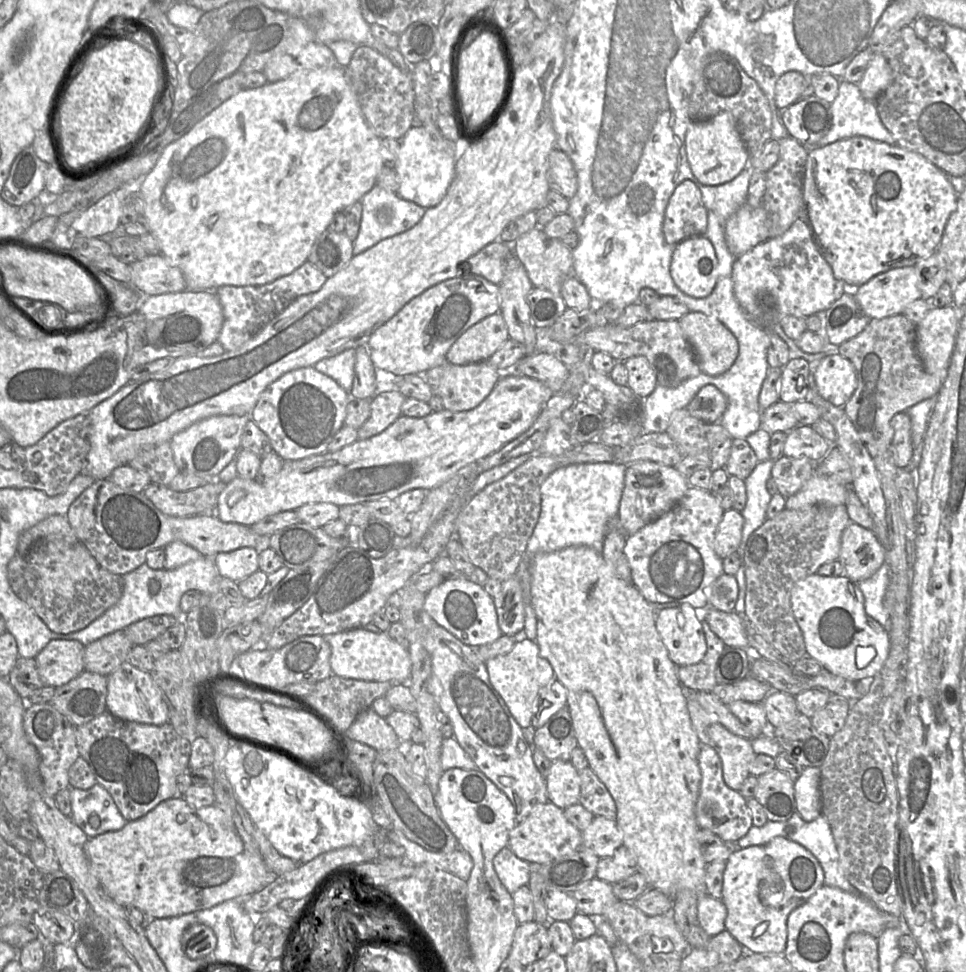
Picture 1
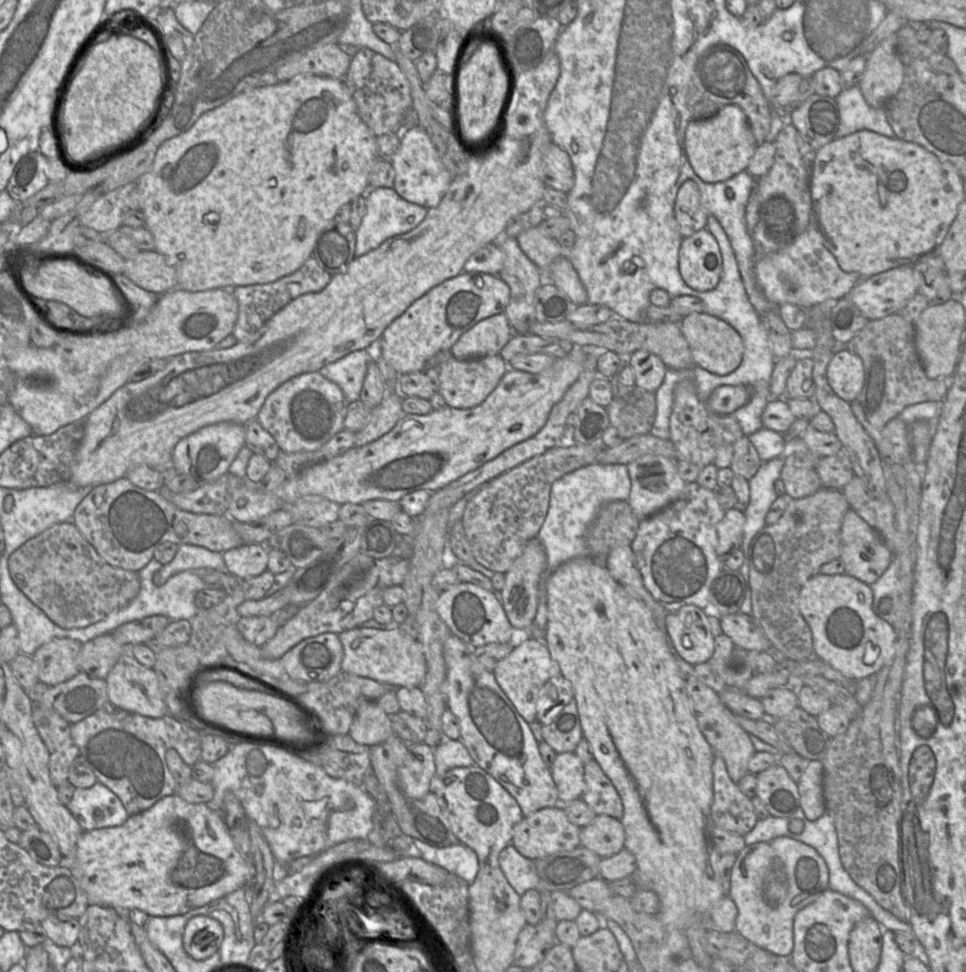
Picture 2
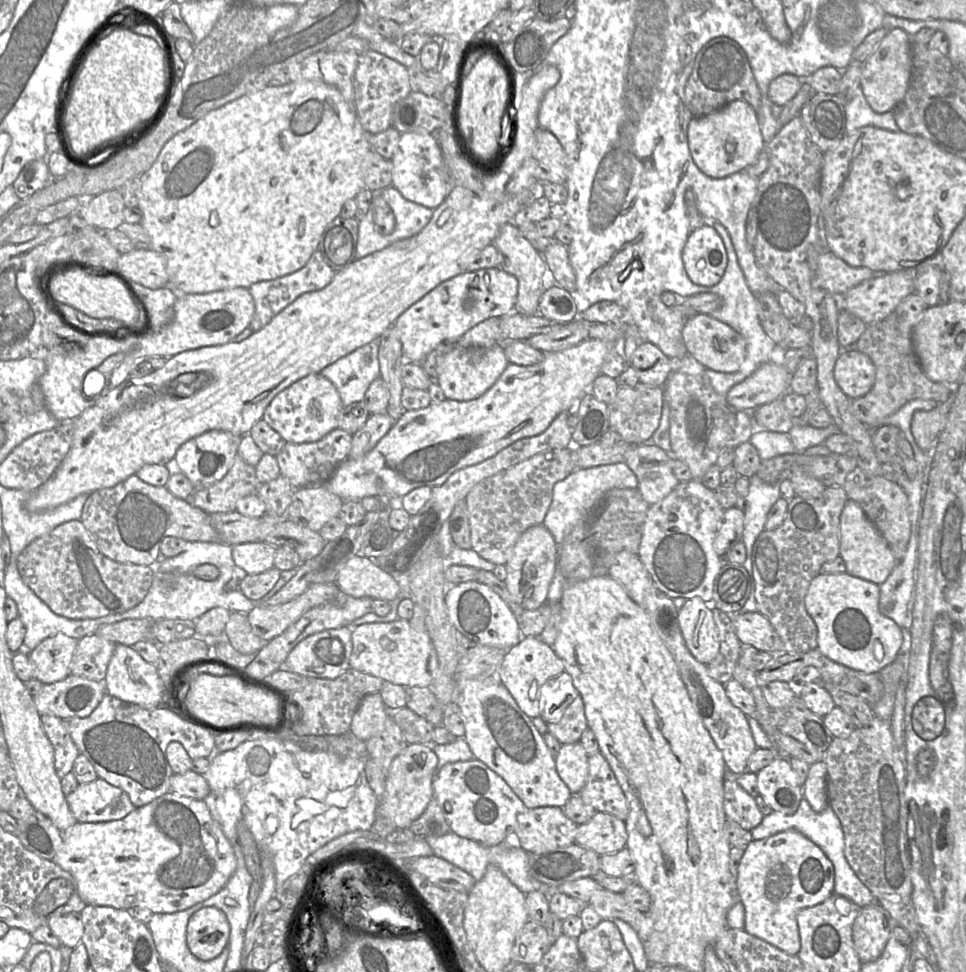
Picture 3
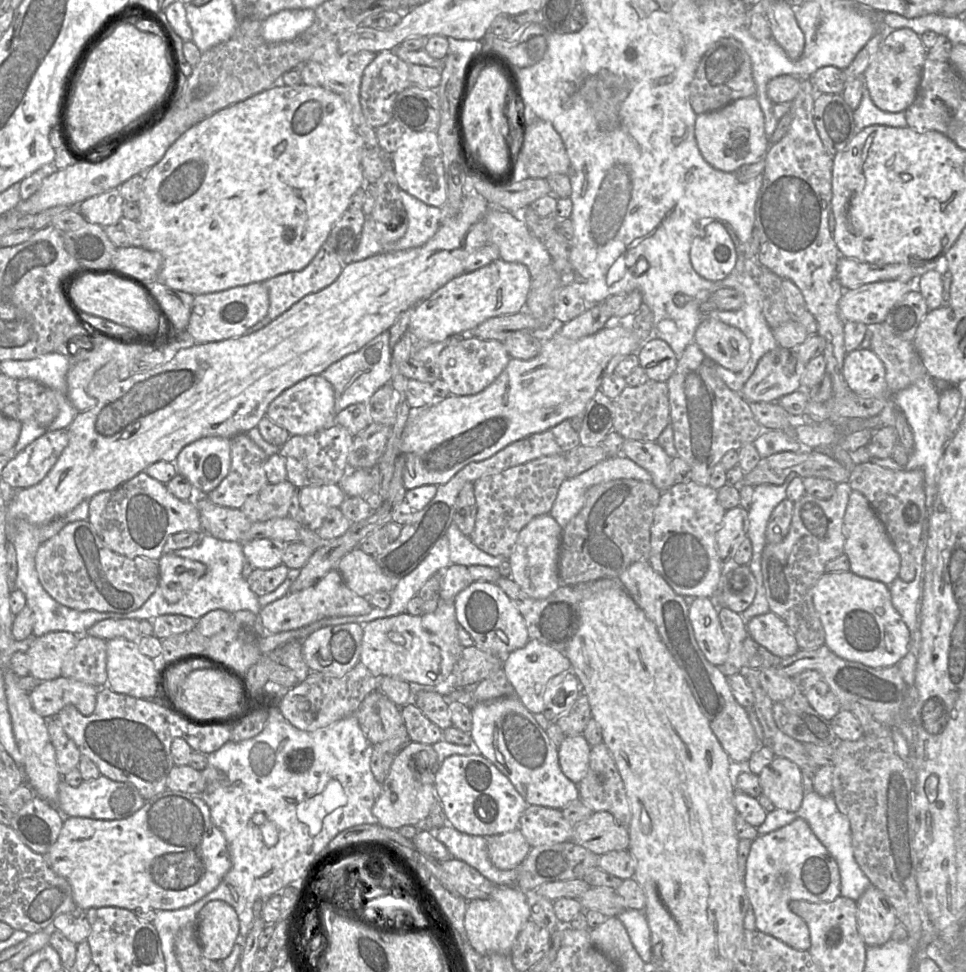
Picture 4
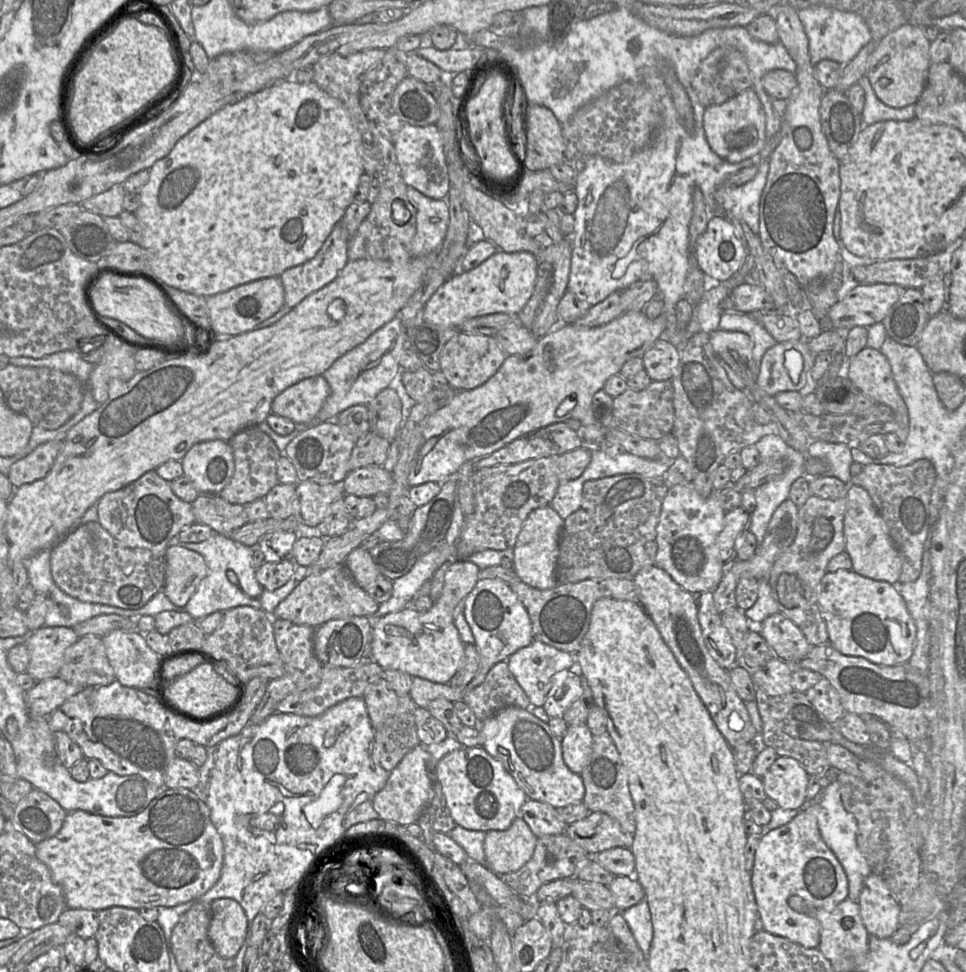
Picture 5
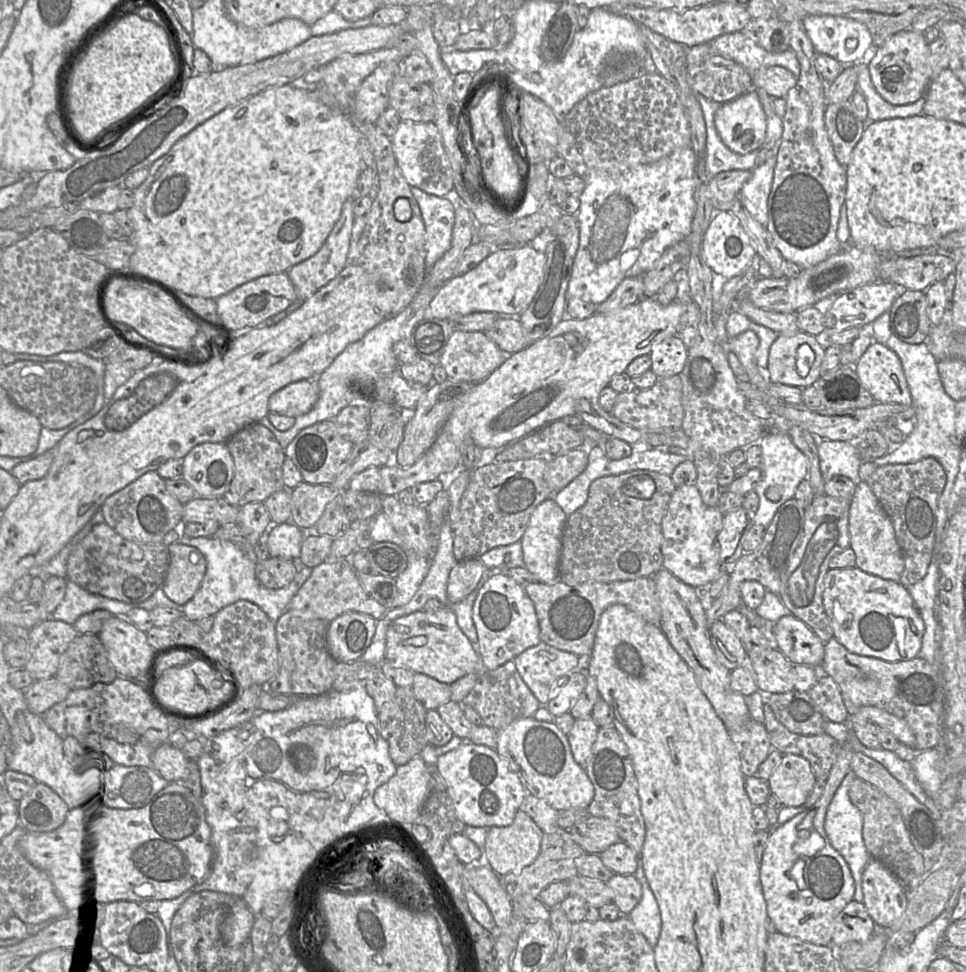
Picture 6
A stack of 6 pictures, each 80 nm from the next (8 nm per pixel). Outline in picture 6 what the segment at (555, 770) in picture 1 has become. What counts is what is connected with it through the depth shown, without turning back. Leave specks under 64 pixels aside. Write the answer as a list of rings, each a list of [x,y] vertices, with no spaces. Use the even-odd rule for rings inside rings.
[[[591,717],[575,719],[567,734],[571,753],[574,760],[584,766],[597,738],[599,727]]]

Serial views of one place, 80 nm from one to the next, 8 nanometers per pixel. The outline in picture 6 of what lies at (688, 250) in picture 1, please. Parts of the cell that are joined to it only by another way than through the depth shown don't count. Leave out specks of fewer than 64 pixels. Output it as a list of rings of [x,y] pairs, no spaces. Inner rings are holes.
[[[720,211],[714,214],[703,236],[702,256],[713,273],[728,280],[742,272],[757,255],[739,219],[730,211]]]

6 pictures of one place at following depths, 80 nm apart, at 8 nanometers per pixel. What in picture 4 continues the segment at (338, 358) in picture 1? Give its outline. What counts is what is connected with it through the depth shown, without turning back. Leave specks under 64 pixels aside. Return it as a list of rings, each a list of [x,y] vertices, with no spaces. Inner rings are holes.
[[[384,331],[358,351],[331,364],[320,374],[334,389],[335,415],[352,404],[367,403],[380,387],[391,381],[392,349],[389,338],[389,331]]]

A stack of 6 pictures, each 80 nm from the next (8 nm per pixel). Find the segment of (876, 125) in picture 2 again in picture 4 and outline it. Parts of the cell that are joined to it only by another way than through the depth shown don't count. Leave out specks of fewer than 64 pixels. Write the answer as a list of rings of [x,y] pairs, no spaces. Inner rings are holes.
[[[863,82],[862,100],[854,110],[853,118],[857,130],[872,125],[885,125],[895,128],[908,127],[905,111],[899,113],[884,112],[878,109],[871,100],[866,84]]]

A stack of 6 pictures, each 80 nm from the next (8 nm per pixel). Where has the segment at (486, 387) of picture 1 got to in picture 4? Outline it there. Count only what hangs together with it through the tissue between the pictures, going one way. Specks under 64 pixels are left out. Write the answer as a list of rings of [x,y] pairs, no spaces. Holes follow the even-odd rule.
[[[472,334],[452,339],[439,357],[440,378],[447,384],[451,395],[474,395],[488,387],[504,370],[510,360],[504,343],[498,340],[483,340]]]

